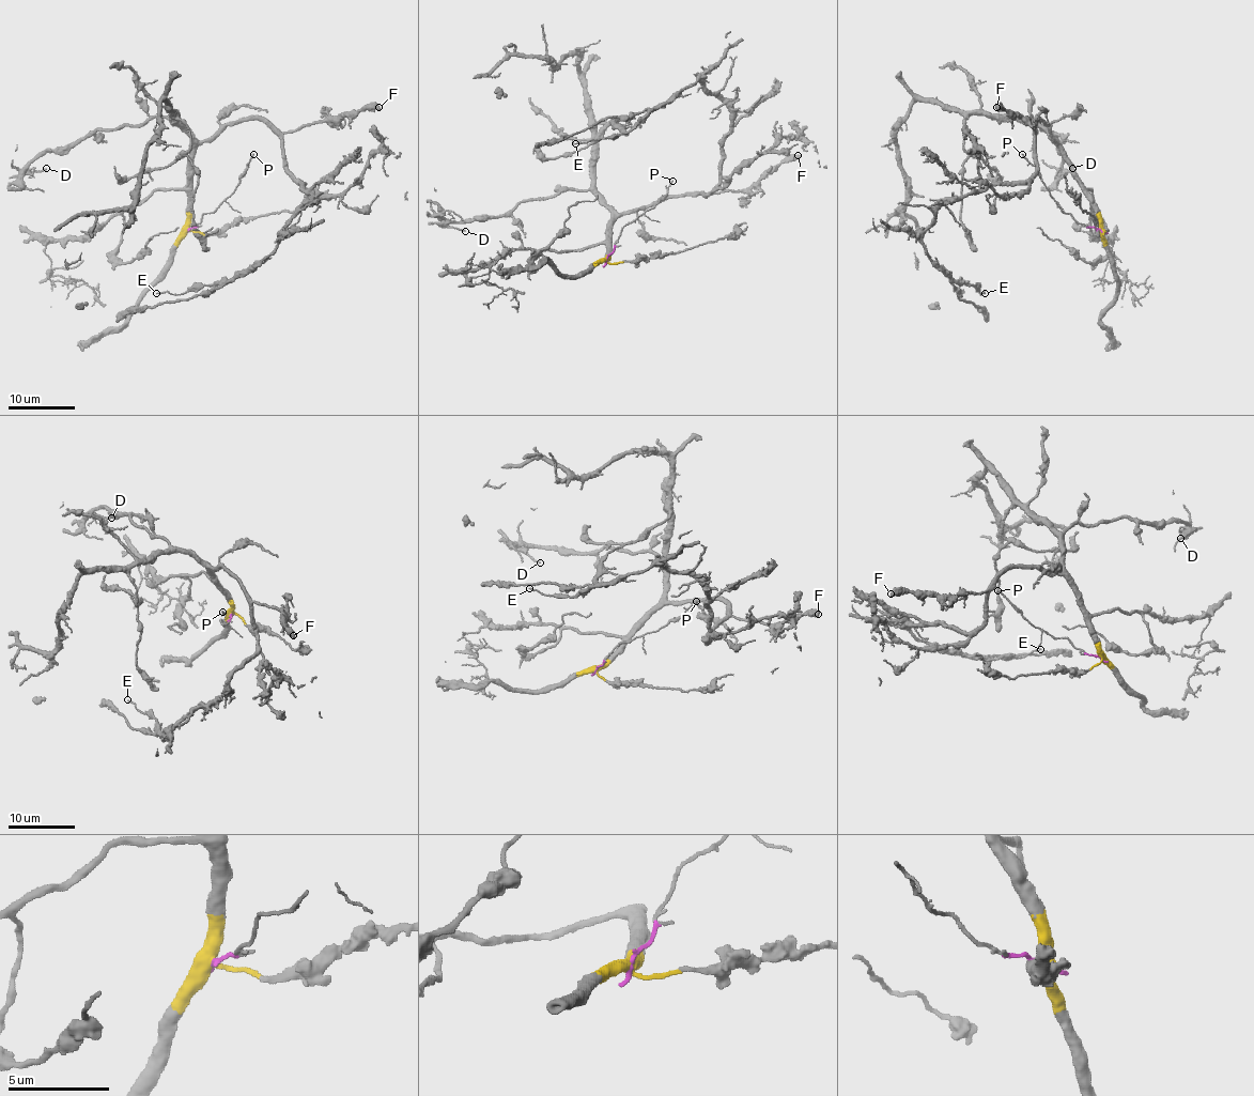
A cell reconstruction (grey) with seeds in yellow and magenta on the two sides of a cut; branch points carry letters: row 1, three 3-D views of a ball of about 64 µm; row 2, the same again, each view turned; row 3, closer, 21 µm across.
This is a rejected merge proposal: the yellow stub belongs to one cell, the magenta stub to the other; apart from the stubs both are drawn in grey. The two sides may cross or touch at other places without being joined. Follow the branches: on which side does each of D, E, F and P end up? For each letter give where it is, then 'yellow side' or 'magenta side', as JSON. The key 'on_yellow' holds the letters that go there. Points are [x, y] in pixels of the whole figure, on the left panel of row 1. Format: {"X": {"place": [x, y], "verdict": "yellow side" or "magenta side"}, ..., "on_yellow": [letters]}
{"D": {"place": [46, 168], "verdict": "yellow side"}, "E": {"place": [156, 293], "verdict": "yellow side"}, "F": {"place": [378, 107], "verdict": "yellow side"}, "P": {"place": [253, 154], "verdict": "magenta side"}, "on_yellow": ["D", "E", "F"]}

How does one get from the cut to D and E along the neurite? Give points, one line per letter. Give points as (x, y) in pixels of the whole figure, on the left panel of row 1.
D: (187, 231), (191, 140), (170, 119), (99, 128), (63, 148), (45, 149), (28, 167), (46, 169)
E: (187, 231), (190, 154), (227, 125), (261, 119), (311, 197), (279, 244), (229, 279), (157, 293)

